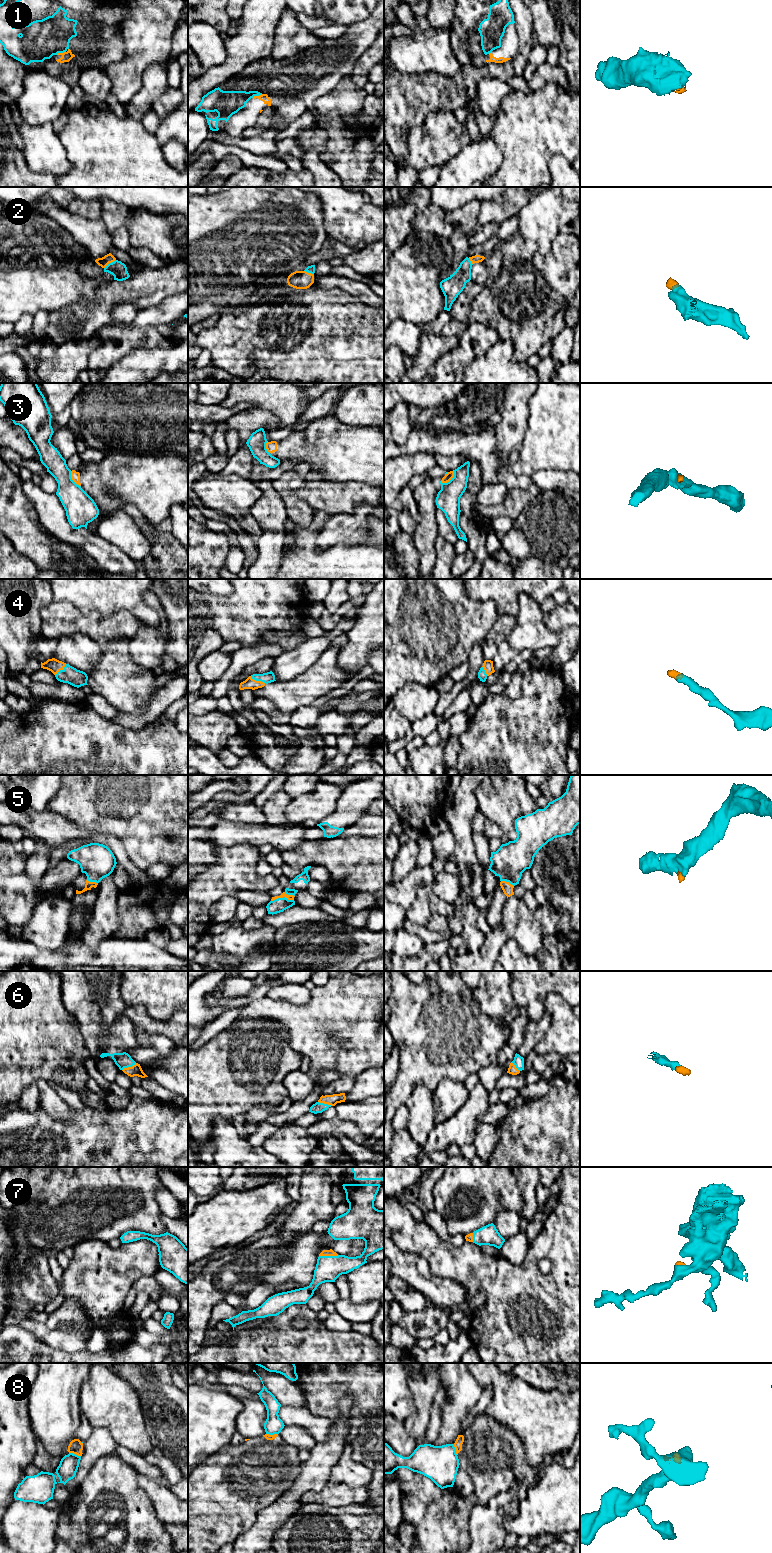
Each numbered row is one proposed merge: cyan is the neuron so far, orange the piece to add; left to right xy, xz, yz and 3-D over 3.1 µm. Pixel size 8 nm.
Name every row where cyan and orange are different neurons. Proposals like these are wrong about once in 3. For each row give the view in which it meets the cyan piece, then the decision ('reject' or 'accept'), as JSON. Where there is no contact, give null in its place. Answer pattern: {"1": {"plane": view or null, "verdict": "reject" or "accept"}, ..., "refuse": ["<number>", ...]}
{"1": {"plane": "xz", "verdict": "accept"}, "2": {"plane": "xy", "verdict": "accept"}, "3": {"plane": "yz", "verdict": "reject"}, "4": {"plane": "xz", "verdict": "accept"}, "5": {"plane": "xz", "verdict": "accept"}, "6": {"plane": "xy", "verdict": "accept"}, "7": {"plane": "xz", "verdict": "accept"}, "8": {"plane": "xy", "verdict": "reject"}, "refuse": ["3", "8"]}

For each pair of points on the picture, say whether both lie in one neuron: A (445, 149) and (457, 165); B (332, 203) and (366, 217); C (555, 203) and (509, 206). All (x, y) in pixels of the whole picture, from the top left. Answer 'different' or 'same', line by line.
A: different
B: same
C: different

